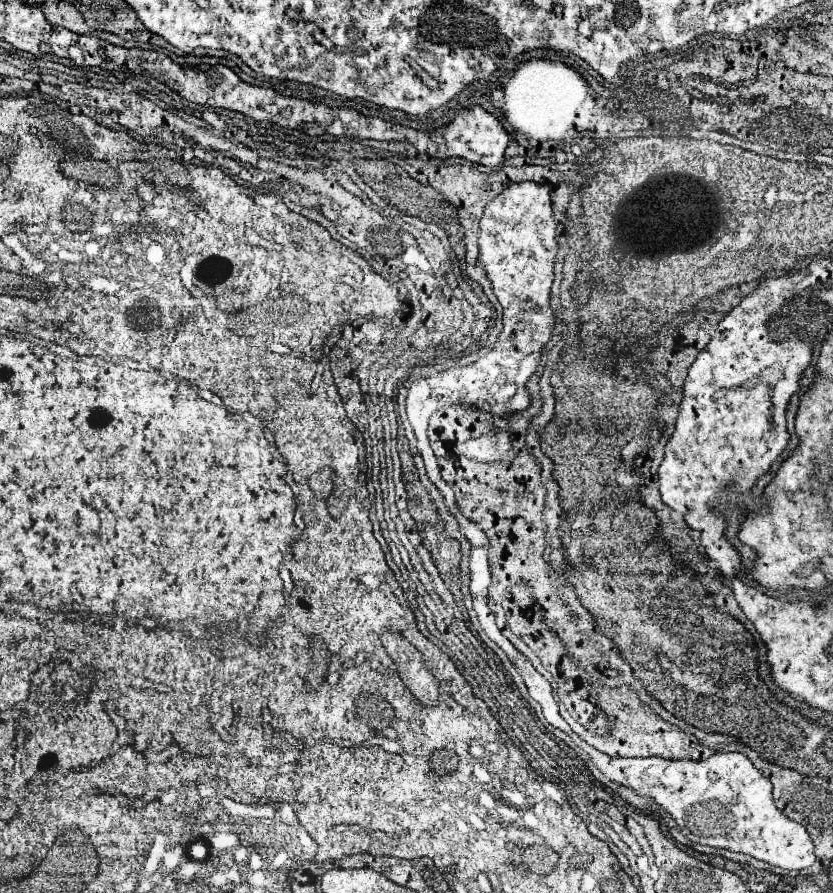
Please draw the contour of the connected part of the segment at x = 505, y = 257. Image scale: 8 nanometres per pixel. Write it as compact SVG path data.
M537 182L511 184L493 202L489 202L485 206L485 214L481 218L479 260L487 272L487 278L491 280L497 300L503 306L503 332L497 340L497 348L493 348L485 358L477 360L471 366L453 368L443 374L445 380L447 380L447 374L453 382L457 380L459 392L475 392L475 408L481 412L489 412L495 416L511 416L509 408L503 410L503 406L511 404L505 398L515 394L517 384L527 386L527 380L535 374L535 370L539 366L539 352L551 340L553 322L555 322L555 316L551 310L551 284L553 284L553 264L555 264L557 250L559 250L557 222L553 220L549 186L537 184Z

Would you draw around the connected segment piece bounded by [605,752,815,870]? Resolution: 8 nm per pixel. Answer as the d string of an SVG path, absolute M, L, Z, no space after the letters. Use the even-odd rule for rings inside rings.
M717 752L707 760L669 760L657 756L657 774L605 774L617 784L629 786L643 796L651 796L661 804L677 824L685 824L685 812L693 804L705 804L705 800L717 800L729 816L725 816L725 832L717 840L705 840L707 846L727 848L733 852L749 854L771 866L783 870L805 870L815 862L813 840L807 830L789 820L777 810L771 798L771 782L747 760L745 754Z

